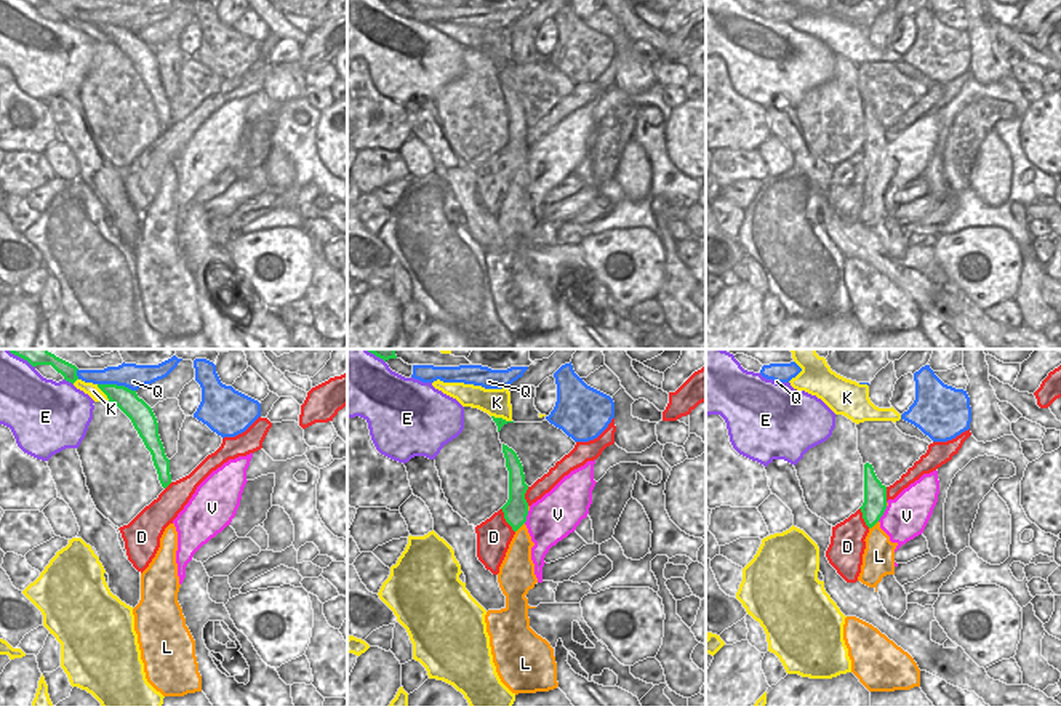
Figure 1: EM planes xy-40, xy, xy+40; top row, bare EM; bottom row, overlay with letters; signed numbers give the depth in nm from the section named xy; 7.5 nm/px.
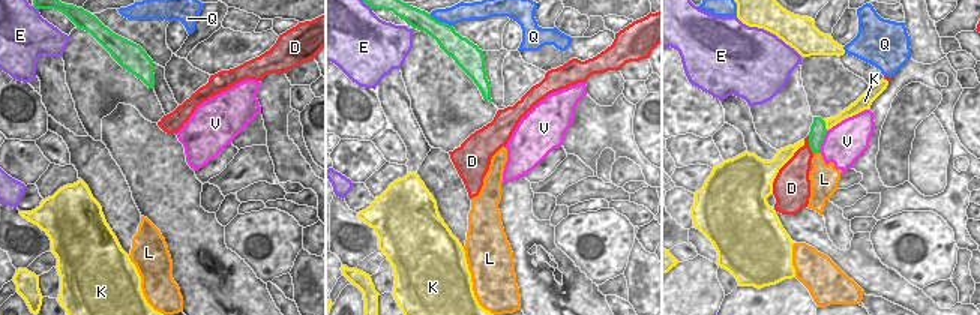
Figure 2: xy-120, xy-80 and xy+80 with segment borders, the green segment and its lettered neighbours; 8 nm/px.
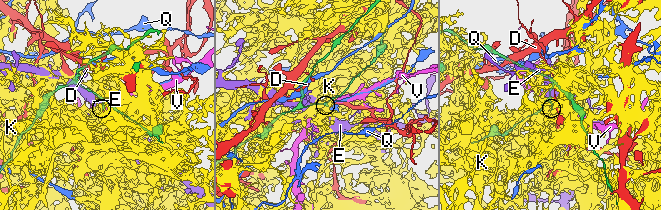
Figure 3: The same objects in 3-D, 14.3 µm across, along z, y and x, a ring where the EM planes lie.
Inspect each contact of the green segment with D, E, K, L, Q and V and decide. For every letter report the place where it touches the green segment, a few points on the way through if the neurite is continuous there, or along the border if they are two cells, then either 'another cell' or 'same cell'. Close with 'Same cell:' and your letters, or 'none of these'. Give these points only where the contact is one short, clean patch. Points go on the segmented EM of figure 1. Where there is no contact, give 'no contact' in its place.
D: xy (506, 521) | another cell
E: xy-40 (69, 381) | another cell
K: xy-40 (103, 391) | another cell
L: xy (520, 525) | across xy (516, 509), (516, 519), (520, 525), (517, 557) | same cell
Q: xy-40 (116, 385) | another cell
V: xy+40 (882, 514) | along xy+40 (887, 506), (877, 521) | another cell
Same cell: L

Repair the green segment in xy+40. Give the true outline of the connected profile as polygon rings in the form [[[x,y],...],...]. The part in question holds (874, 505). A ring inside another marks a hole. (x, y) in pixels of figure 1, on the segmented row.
[[[864,464],[864,503],[859,507],[863,519],[869,527],[866,536],[866,549],[858,581],[874,588],[887,575],[895,575],[895,549],[898,543],[891,543],[890,536],[880,528],[880,517],[887,509],[887,487],[877,479],[872,464]]]

